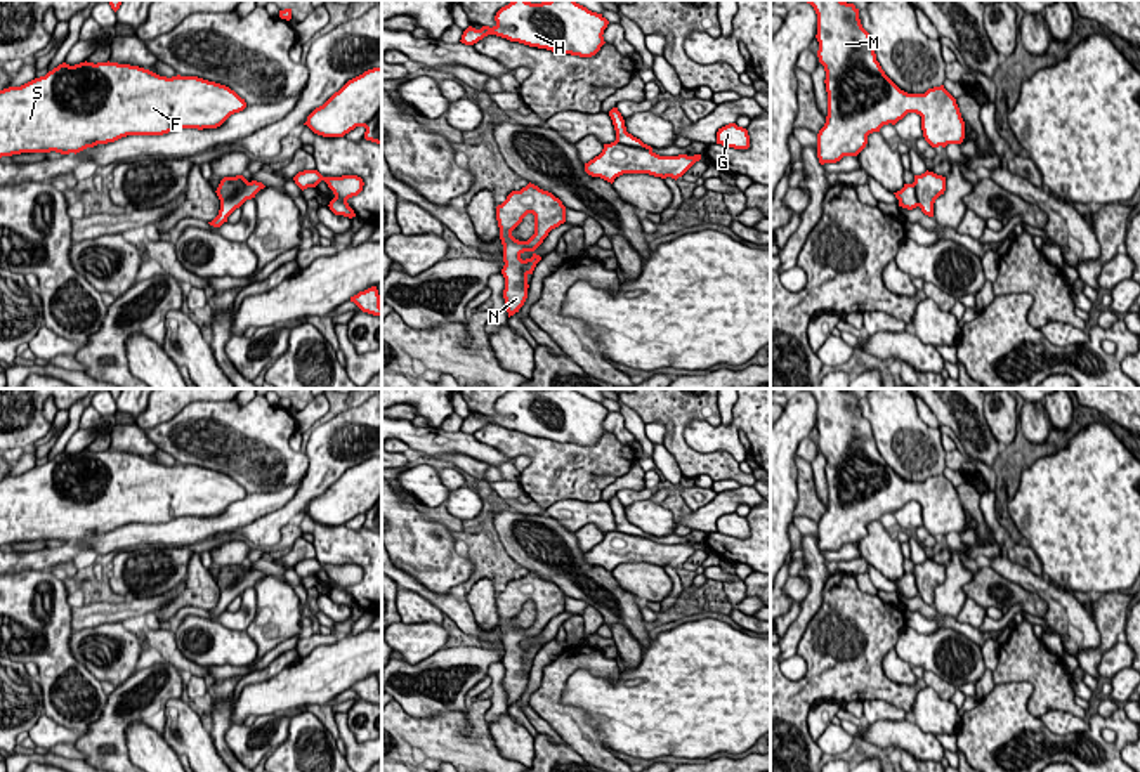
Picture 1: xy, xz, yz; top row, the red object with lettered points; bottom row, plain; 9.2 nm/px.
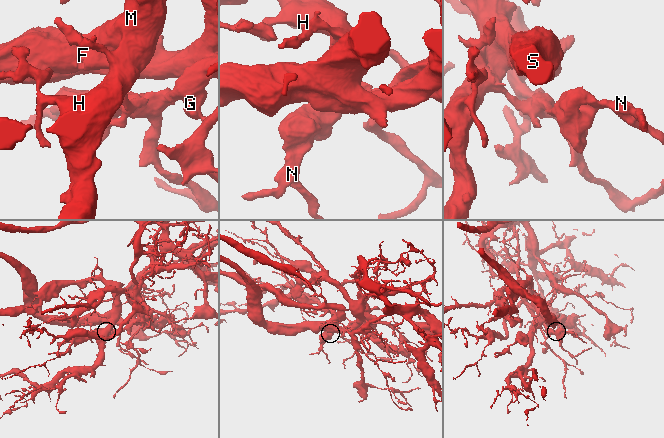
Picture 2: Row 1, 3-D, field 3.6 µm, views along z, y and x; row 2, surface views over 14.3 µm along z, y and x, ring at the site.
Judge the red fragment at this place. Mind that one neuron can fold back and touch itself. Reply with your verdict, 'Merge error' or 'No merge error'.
Merge error

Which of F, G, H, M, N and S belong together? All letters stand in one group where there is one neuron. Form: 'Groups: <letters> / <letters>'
Groups: F H M S / G N

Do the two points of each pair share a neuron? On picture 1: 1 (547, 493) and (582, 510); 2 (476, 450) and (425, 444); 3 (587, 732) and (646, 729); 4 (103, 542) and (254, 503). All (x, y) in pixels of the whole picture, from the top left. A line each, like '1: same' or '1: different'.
1: different
2: same
3: different
4: same

